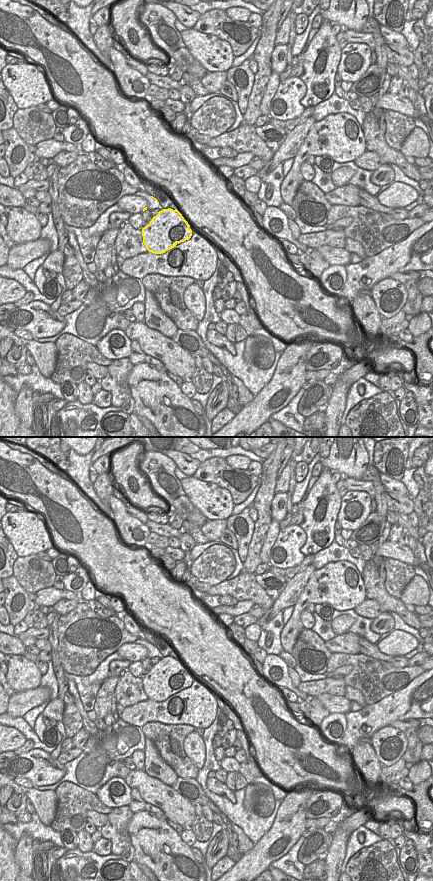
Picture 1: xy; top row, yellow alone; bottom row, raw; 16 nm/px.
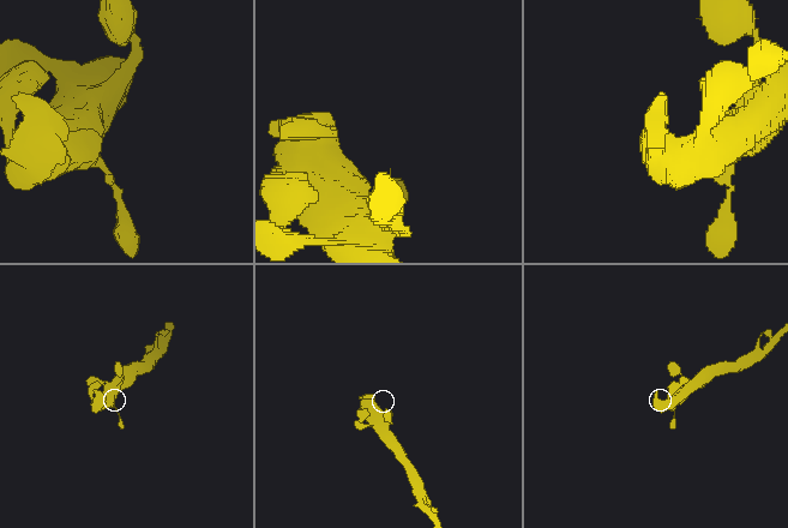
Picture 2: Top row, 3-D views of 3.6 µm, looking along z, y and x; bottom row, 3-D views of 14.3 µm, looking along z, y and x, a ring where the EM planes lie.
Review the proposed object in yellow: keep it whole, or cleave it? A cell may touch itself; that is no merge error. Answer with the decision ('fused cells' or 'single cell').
fused cells

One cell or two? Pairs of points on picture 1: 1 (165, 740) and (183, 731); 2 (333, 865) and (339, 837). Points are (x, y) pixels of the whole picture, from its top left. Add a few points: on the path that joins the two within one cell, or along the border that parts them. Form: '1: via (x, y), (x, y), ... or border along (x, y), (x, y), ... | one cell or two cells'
1: via (168, 735), (172, 731), (178, 731) | one cell
2: via (333, 858), (338, 844) | one cell

